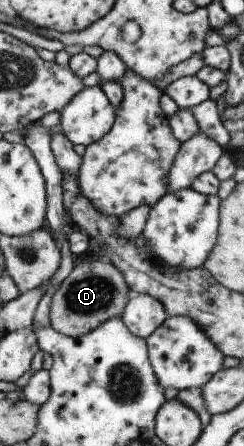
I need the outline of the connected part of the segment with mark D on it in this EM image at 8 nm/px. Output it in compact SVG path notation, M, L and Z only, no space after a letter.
M85 260L75 262L73 270L52 296L51 326L70 337L80 337L99 328L104 322L123 317L131 300L125 275L111 262Z

